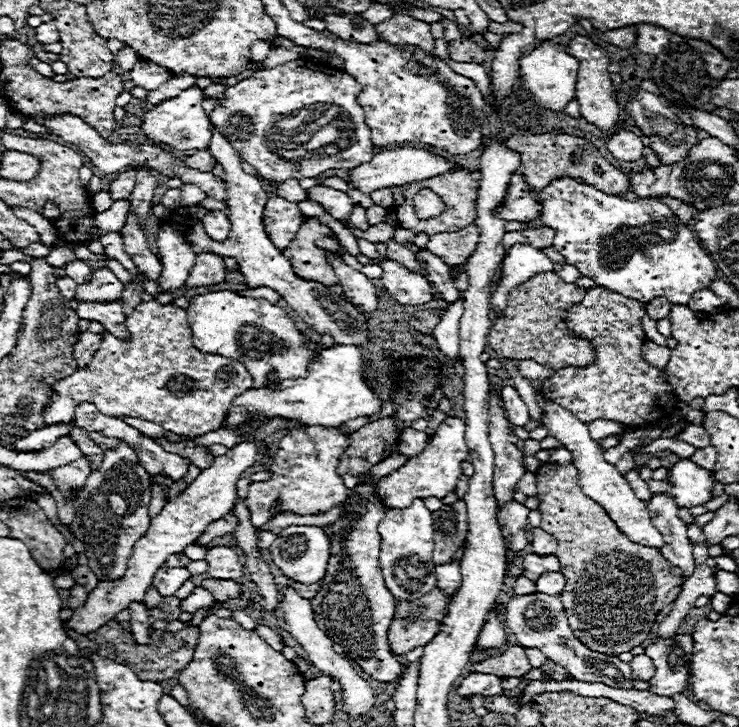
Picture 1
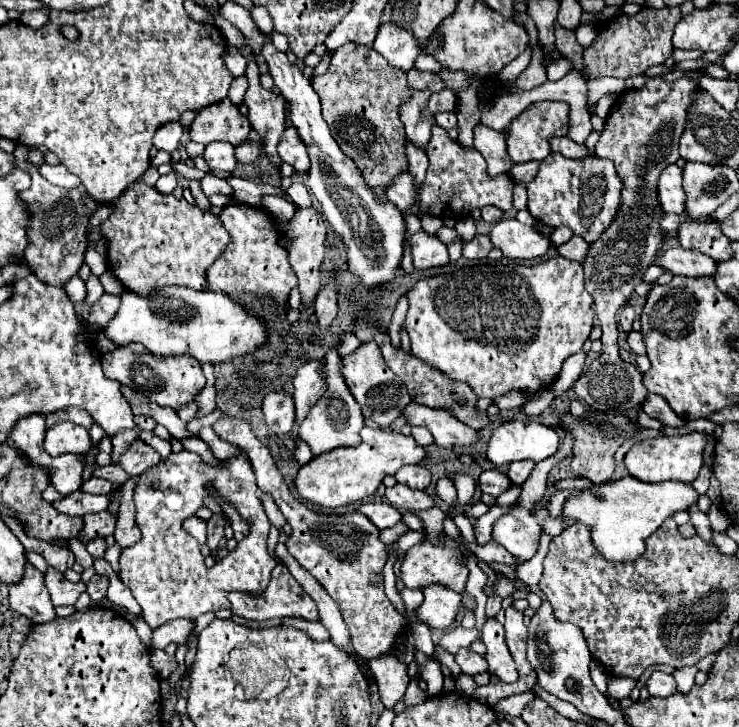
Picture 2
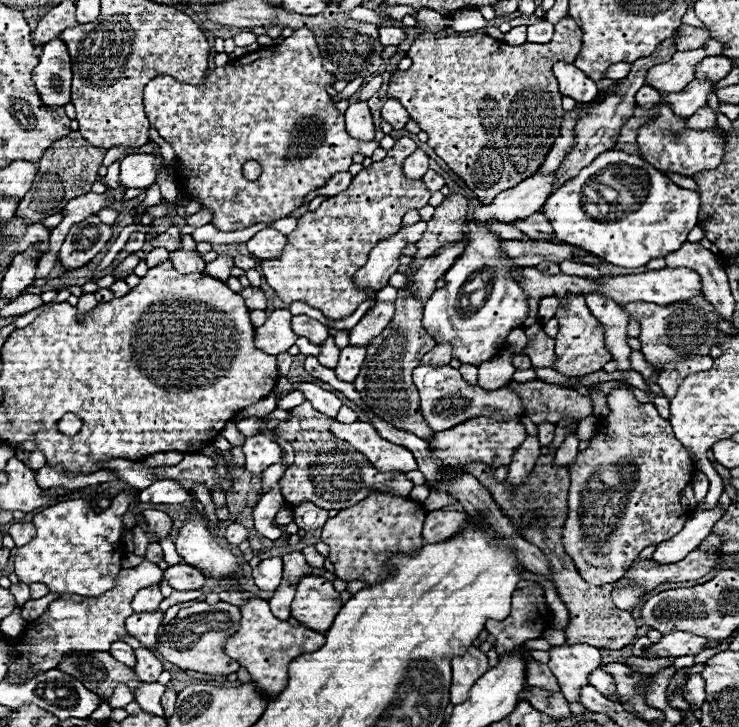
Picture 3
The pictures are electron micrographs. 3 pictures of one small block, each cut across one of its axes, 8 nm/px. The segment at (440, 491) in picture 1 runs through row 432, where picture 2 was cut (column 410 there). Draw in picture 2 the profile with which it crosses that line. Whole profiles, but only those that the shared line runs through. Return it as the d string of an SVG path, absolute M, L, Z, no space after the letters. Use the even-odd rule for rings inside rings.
M364 426L360 446L336 448L334 452L312 458L300 468L294 482L298 494L308 502L314 502L324 508L340 508L372 496L386 474L396 474L396 470L406 464L418 464L424 456L424 448L416 446L412 436Z

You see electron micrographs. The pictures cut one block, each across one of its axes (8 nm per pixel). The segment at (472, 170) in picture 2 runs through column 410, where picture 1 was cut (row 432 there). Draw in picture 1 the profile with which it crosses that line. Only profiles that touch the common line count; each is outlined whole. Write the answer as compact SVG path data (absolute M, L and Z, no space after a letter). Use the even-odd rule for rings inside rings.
M156 300L142 302L134 308L132 316L126 320L126 330L130 332L128 340L120 340L110 332L104 332L100 350L94 354L88 368L78 368L72 376L56 380L52 386L50 402L44 408L44 424L68 424L74 420L76 404L90 402L106 416L130 416L142 418L148 422L160 424L164 430L184 436L202 436L224 426L228 408L236 396L254 386L252 376L238 360L204 354L192 344L192 330L184 308L174 304L158 304Z

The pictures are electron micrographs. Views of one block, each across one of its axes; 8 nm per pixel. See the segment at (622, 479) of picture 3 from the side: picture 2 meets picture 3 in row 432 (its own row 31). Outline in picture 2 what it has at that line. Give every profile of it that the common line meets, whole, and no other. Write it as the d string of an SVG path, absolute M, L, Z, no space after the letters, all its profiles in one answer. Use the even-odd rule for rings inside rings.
M678 6L666 8L642 8L634 16L620 14L614 20L608 20L598 28L594 42L584 48L584 70L582 76L586 80L614 76L614 78L630 78L636 74L644 74L650 66L664 64L672 56L672 34L674 26L682 20Z

